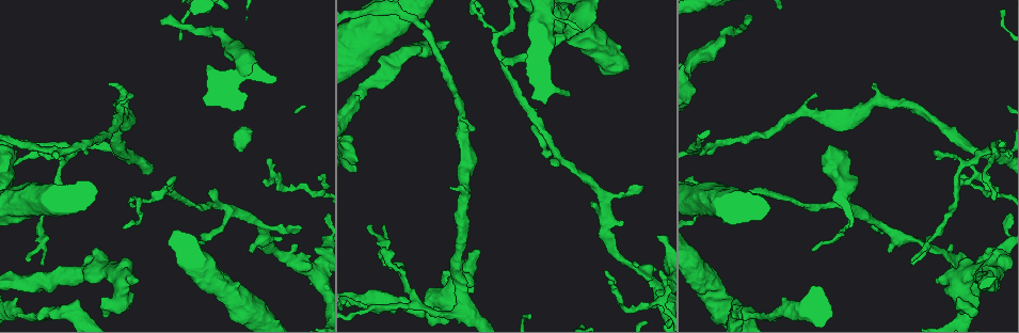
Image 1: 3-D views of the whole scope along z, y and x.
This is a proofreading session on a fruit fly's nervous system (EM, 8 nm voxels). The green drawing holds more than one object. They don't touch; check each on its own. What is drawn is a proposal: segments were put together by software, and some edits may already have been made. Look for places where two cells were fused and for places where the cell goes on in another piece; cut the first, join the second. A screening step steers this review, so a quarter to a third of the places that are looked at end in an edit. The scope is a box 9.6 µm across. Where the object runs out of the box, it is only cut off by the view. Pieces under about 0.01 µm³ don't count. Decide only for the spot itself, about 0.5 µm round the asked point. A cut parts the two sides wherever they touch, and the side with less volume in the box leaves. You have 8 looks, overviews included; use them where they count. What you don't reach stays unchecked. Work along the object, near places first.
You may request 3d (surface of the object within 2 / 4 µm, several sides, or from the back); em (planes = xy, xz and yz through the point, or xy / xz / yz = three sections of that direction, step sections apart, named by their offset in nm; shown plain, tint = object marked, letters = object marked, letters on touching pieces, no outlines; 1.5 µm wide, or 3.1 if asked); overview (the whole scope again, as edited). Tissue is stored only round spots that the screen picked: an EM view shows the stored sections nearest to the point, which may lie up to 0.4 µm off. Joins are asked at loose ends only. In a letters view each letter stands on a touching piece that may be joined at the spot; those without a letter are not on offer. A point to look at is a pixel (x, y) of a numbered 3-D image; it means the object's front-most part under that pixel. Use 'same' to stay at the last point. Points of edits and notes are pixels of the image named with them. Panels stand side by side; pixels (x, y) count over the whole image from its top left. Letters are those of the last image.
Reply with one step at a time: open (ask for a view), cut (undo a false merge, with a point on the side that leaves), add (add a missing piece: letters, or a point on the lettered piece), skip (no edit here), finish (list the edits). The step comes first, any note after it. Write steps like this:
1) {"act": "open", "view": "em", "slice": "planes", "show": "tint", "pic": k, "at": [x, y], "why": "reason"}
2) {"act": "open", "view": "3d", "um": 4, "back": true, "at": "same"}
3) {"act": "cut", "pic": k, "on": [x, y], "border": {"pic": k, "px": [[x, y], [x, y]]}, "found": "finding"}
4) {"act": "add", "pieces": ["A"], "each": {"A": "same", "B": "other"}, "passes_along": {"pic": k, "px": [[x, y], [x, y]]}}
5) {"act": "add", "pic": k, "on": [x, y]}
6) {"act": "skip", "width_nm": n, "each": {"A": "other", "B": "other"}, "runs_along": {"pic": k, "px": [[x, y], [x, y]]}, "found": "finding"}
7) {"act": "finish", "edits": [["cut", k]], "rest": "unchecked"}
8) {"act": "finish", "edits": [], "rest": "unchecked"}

{"act": "open", "view": "3d", "um": 2, "pic": 1, "at": [568, 93], "why": "branch stops here"}

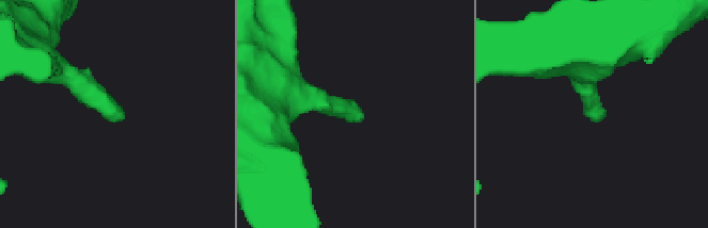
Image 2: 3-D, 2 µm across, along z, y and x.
{"act": "open", "view": "em", "slice": "planes", "show": "letters", "pic": 2, "at": [361, 114]}

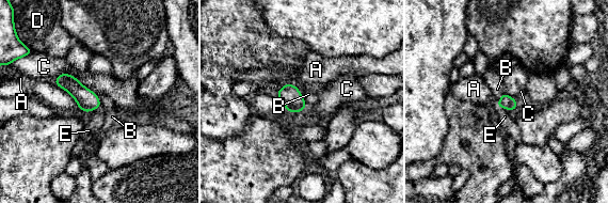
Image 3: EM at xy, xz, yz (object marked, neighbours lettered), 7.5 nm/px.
{"act": "add", "pieces": ["E"], "longest_contact_nm": ["C", 360], "each": {"A": "other", "B": "other", "C": "other", "D": "other", "E": "same"}, "passes_along": {"pic": 3, "px": [[506, 102], [506, 108], [507, 119]]}, "found": "it goes on there"}

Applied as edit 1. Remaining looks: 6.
{"act": "open", "view": "overview"}

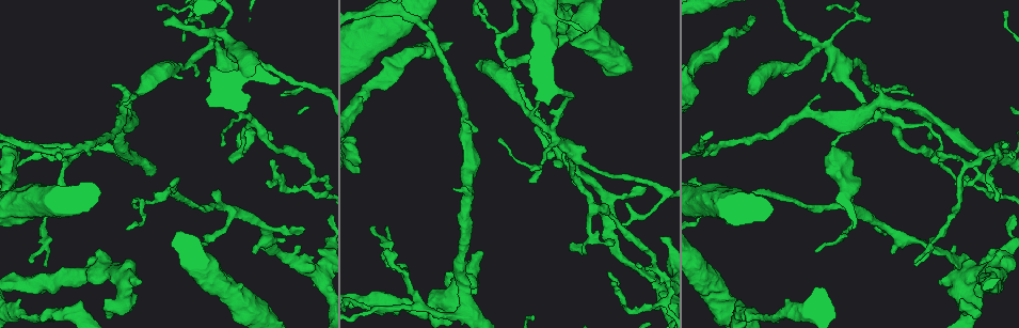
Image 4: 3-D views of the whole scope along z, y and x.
{"act": "open", "view": "3d", "um": 2, "pic": 4, "at": [140, 284], "why": "branch stops here"}

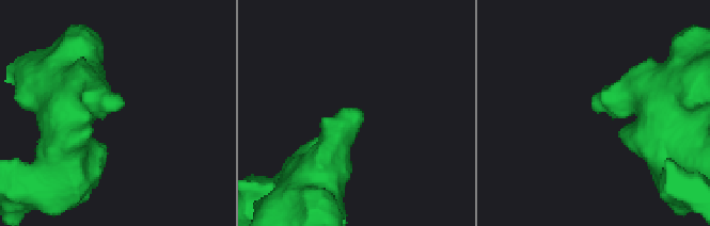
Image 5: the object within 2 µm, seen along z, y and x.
{"act": "open", "view": "em", "slice": "planes", "show": "letters", "pic": 5, "at": [355, 109], "why": "need the tissue"}

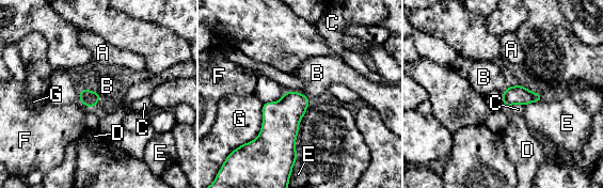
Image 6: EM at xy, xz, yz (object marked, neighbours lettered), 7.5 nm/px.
{"act": "skip", "longest_contact_nm": ["G", 340], "each": {"A": "other", "B": "other", "C": "other", "D": "other", "E": "other", "F": "other", "G": "other"}, "border": {"pic": 6, "px": [[285, 91], [300, 92], [308, 97]]}, "found": "no lettered piece goes on from it"}

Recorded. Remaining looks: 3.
{"act": "open", "view": "3d", "um": 2, "pic": 4, "at": [297, 245], "why": "branch stops here"}

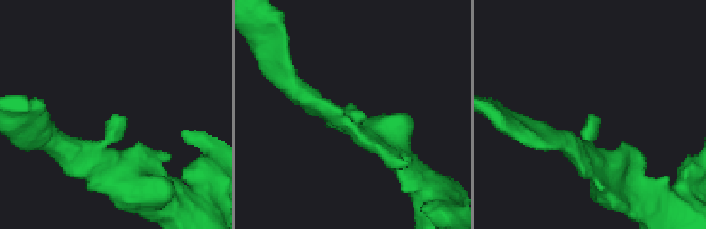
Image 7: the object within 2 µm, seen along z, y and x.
{"act": "open", "view": "em", "slice": "planes", "show": "letters", "pic": 7, "at": [116, 117]}

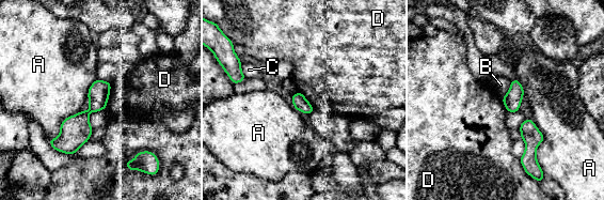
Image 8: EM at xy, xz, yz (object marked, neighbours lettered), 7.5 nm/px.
{"act": "skip", "each": {"A": "other", "B": "other", "C": "other", "D": "other"}, "border": {"pic": 8, "px": [[82, 109], [50, 139]]}, "found": "none of them fits"}

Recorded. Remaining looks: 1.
{"act": "finish", "edits": [["add", 3]], "rest": "unchecked"}

